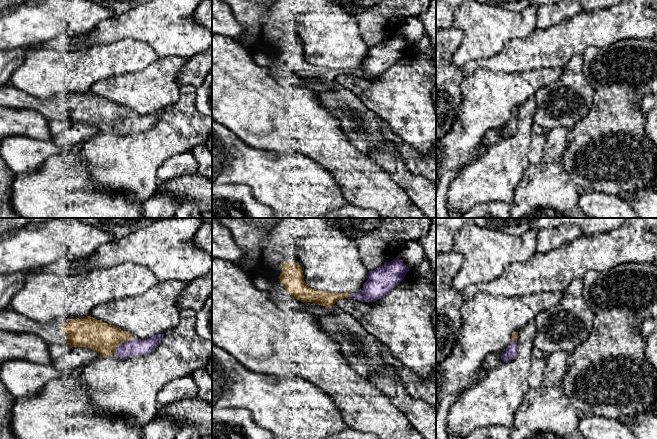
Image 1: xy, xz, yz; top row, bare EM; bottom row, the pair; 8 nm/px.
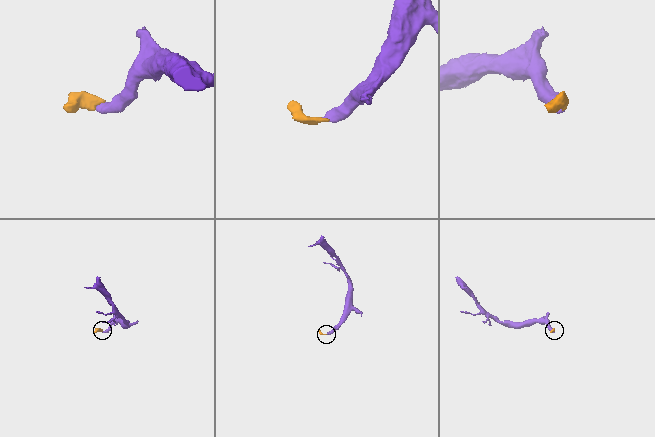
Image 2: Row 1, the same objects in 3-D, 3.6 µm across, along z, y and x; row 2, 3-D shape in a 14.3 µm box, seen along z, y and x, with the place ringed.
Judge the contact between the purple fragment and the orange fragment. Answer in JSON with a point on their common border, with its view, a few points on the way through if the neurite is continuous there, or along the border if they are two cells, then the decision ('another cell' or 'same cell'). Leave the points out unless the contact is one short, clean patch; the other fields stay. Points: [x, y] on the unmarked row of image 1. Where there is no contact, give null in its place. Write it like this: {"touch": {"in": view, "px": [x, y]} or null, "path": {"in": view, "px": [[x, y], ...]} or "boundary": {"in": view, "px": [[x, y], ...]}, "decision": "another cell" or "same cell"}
{"touch": {"in": "xy", "px": [121, 119]}, "path": {"in": "xy", "px": [[134, 123], [121, 119], [106, 116], [99, 112]]}, "decision": "same cell"}

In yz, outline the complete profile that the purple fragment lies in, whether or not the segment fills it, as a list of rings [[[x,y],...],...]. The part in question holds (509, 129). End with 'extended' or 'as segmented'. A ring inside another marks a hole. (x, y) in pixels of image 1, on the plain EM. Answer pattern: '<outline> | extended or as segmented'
[[[514,108],[511,112],[511,120],[502,128],[501,135],[502,138],[511,137],[515,134],[517,130],[517,120],[518,108]]] | extended

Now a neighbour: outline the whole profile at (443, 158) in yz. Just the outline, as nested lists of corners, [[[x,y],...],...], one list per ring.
[[[560,67],[542,68],[515,74],[505,74],[478,68],[471,76],[464,78],[461,83],[462,103],[458,116],[450,131],[442,139],[436,140],[436,191],[440,178],[445,173],[463,168],[482,156],[491,147],[491,145],[483,144],[483,138],[488,131],[496,131],[499,137],[502,138],[501,130],[511,120],[512,110],[519,108],[528,99],[532,98],[537,90],[557,80],[563,72],[564,68]]]

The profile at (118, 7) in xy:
[[[94,0],[93,2],[110,9],[113,16],[118,16],[149,1],[151,0]]]

